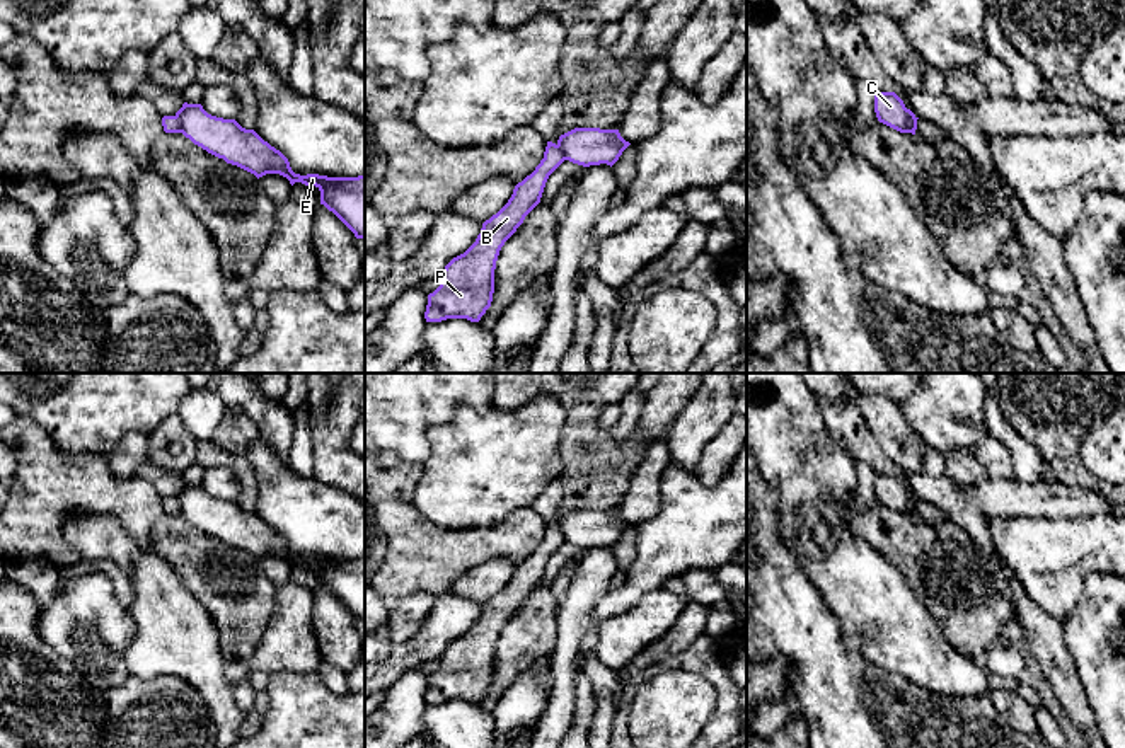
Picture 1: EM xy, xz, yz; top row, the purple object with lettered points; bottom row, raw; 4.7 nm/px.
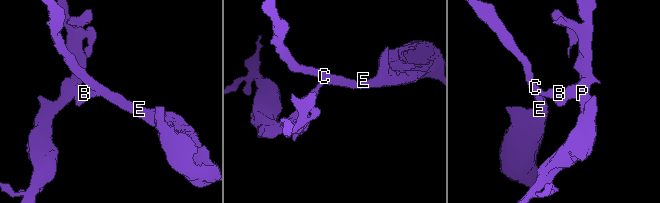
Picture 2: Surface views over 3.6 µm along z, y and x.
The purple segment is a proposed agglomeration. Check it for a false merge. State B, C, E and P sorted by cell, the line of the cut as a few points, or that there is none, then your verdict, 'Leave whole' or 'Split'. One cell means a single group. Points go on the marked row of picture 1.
Groups: B P / C E. Split along xy (174, 116), (181, 132). Split

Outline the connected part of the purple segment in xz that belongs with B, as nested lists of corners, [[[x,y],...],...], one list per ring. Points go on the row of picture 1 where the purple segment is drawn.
[[[547,141],[544,158],[518,182],[508,203],[482,223],[476,242],[441,271],[440,286],[428,295],[426,322],[467,319],[479,322],[491,307],[494,269],[501,247],[540,203],[549,175],[564,162],[559,145]]]

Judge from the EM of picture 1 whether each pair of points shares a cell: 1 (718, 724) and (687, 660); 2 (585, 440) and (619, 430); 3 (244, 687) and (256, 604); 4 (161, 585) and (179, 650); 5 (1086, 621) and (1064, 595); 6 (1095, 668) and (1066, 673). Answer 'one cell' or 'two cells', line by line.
1: one cell
2: two cells
3: two cells
4: one cell
5: two cells
6: two cells

